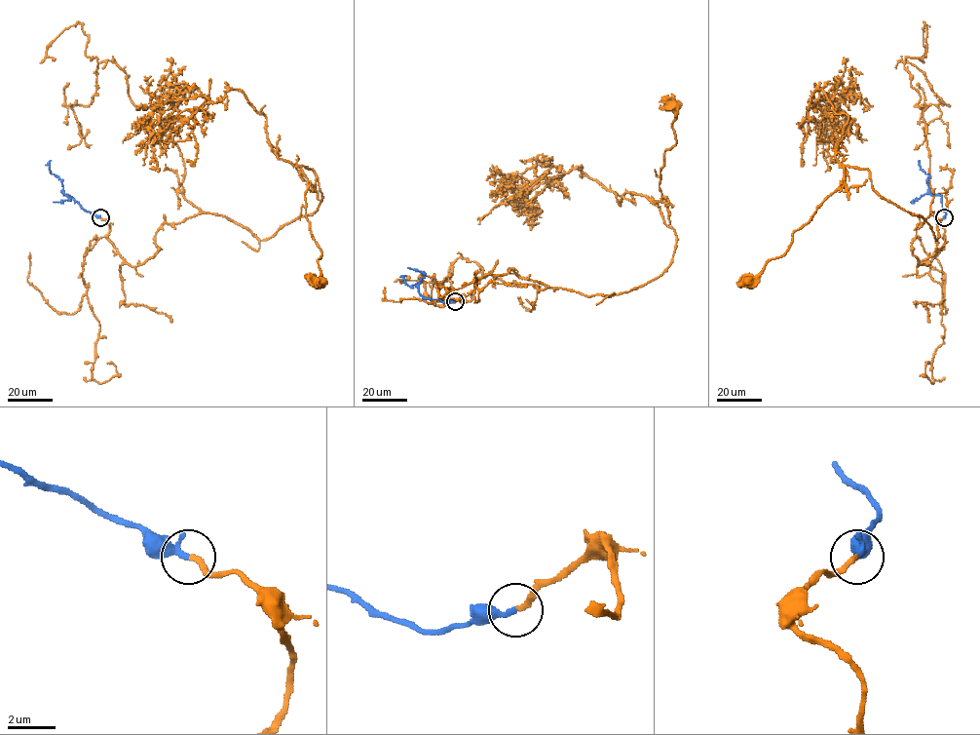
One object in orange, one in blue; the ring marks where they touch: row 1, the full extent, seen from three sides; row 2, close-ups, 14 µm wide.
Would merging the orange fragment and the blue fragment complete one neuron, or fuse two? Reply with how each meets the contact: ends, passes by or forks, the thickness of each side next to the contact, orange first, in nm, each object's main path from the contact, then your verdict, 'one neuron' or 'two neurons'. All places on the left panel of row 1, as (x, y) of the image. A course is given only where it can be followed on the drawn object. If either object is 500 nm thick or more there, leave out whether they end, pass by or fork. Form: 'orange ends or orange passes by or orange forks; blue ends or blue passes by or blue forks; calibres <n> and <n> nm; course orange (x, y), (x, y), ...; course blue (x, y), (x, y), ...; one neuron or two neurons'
orange ends; blue passes by; calibres 240 and 200 nm; course orange (100, 217), (131, 266), (156, 252), (165, 223), (202, 212), (264, 240), (320, 202), (303, 166), (322, 283); course blue (100, 217), (83, 209), (71, 197), (64, 195), (62, 181), (51, 173), (51, 161); one neuron

